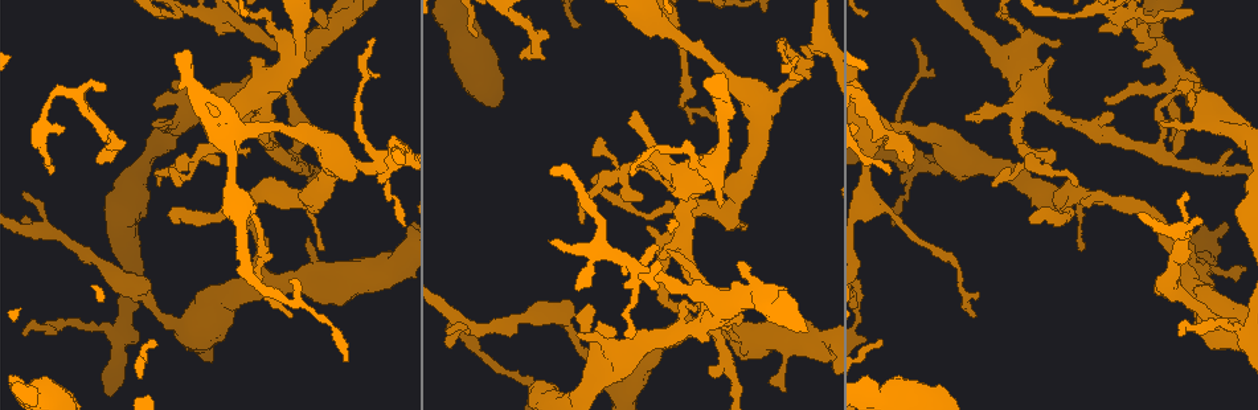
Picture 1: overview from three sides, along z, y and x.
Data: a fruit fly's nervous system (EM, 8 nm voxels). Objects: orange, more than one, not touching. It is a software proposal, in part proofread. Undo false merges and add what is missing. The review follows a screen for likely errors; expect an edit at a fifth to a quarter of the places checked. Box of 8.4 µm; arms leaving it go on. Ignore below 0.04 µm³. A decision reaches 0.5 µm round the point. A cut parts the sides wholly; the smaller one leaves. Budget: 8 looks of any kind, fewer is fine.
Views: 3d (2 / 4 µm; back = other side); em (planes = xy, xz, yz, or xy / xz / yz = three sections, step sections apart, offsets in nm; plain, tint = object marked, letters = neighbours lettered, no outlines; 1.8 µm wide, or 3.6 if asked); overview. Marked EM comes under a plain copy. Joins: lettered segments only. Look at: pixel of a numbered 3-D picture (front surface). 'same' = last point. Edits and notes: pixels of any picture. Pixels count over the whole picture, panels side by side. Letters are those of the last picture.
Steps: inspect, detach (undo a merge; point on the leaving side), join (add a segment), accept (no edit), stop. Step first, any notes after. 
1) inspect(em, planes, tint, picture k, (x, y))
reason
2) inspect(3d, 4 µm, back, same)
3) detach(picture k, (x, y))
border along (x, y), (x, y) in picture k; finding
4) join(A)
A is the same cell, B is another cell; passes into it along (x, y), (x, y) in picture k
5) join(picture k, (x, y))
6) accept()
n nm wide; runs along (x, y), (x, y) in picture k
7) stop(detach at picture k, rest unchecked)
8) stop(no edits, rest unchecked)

inspect(3d, 4 µm, picture 1, (1045, 147))
branch stops here

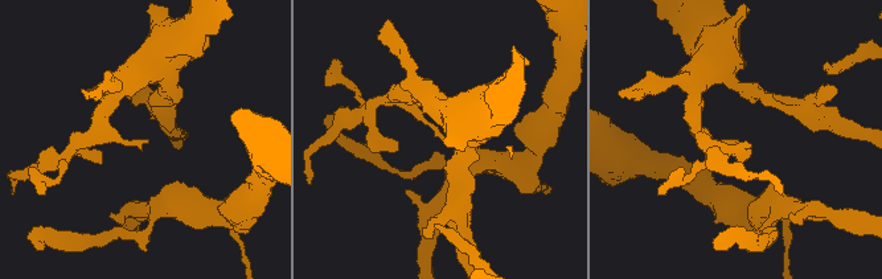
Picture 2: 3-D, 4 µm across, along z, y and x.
inspect(em, planes, letters, picture 2, (738, 141))

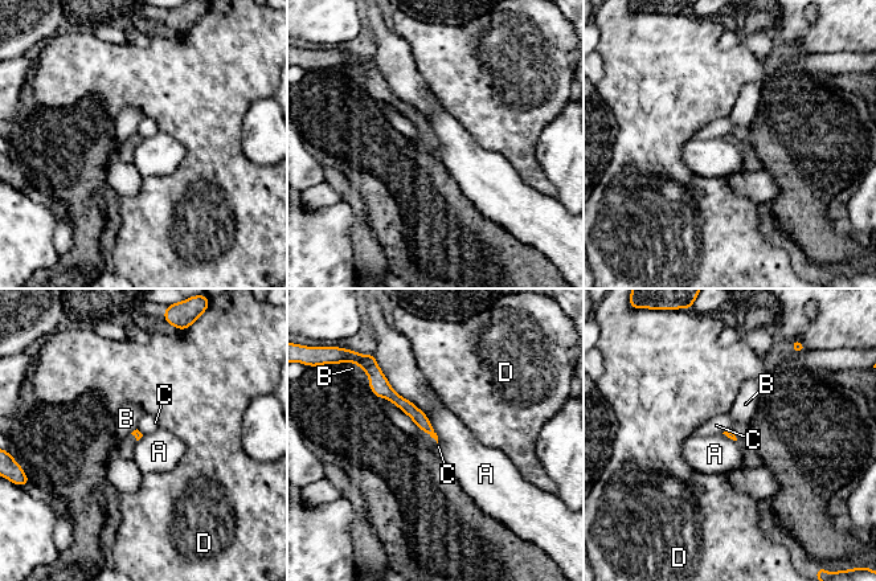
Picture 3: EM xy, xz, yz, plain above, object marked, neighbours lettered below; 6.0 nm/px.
accept()
A, B, C and D are other cells; none of them fits

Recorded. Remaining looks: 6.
inspect(3d, 2 µm, picture 1, (26, 335))
thin end

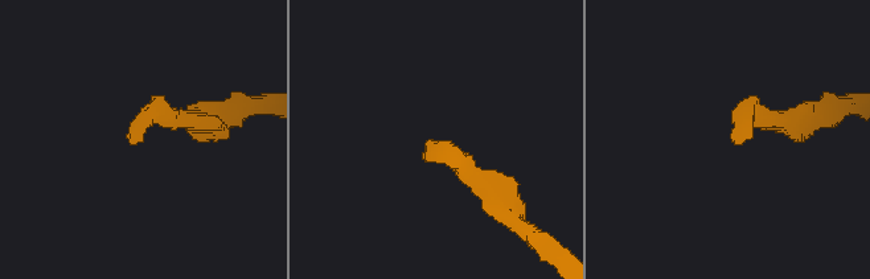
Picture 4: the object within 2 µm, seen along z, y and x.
inspect(em, planes, letters, picture 4, (427, 146))
now the EM

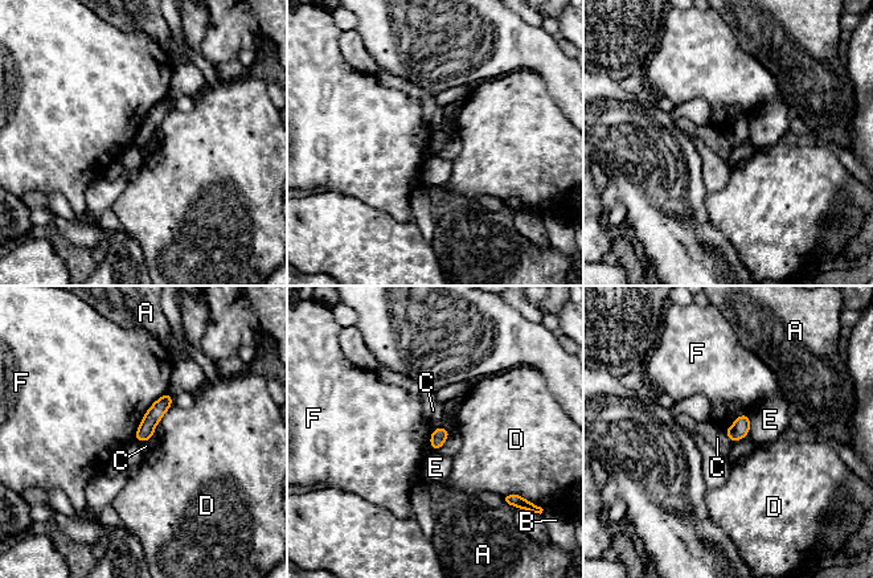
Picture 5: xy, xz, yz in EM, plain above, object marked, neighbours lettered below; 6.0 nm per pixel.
accept()
90 nm wide; A, B, C, D, E and F are other cells; border along (167, 392), (144, 414), (134, 437) in picture 5; none of them fits

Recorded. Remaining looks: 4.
inspect(3d, 2 µm, picture 1, (97, 161))

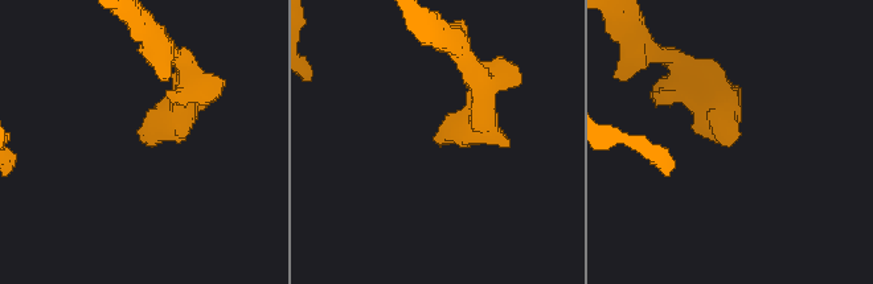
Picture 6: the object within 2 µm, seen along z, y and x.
inspect(em, xz, step 4, letters, picture 6, (435, 141))

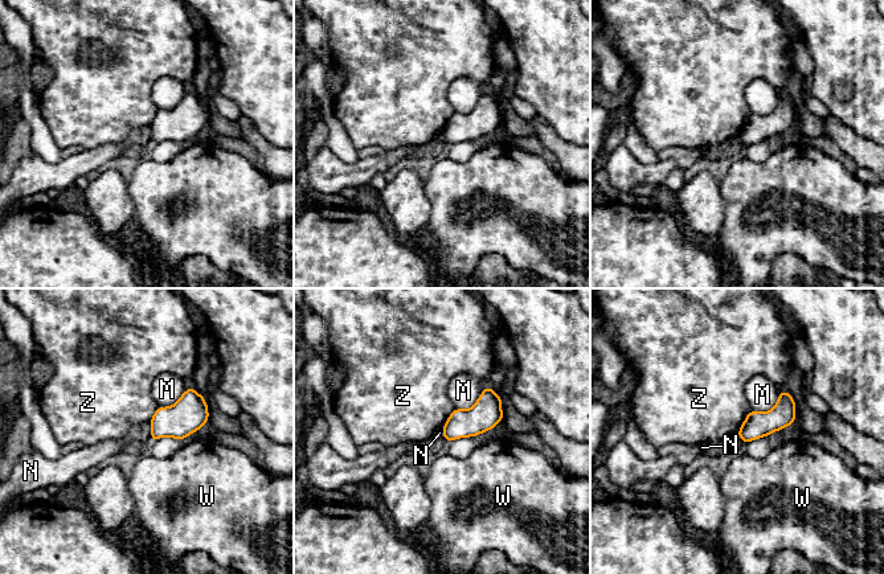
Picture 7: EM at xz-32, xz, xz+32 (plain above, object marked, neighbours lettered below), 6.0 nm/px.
accept()
M, N, W and Z are other cells; border along (148, 422), (151, 441) in picture 7; no lettered segment goes on from it

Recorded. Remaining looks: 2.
stop(no edits, rest unchecked)

